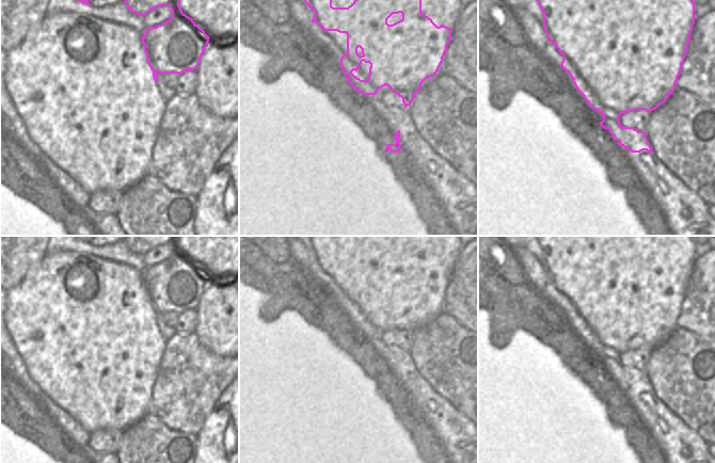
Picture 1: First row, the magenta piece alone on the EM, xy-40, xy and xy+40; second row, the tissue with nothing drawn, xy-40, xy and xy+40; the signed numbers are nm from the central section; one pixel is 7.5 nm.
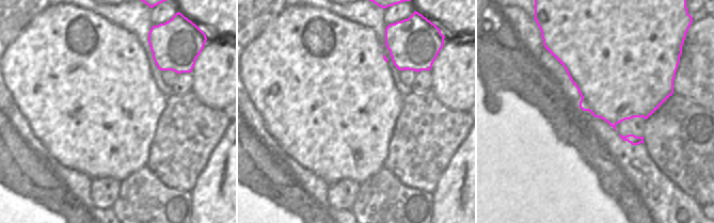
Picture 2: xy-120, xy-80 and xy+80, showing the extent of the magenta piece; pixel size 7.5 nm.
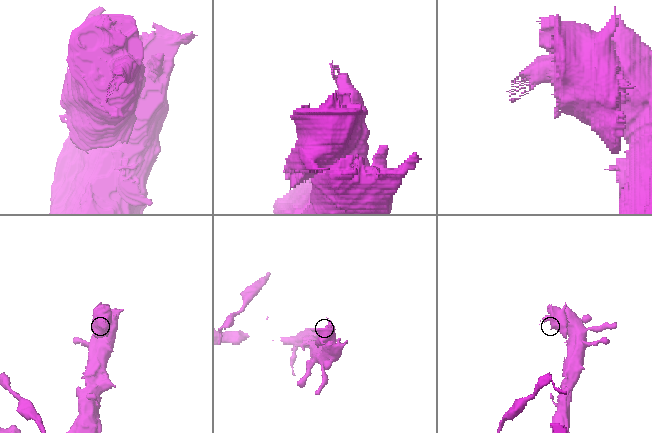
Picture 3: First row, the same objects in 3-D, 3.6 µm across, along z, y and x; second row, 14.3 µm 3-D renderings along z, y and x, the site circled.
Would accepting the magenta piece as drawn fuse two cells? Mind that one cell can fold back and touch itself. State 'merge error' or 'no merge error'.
merge error

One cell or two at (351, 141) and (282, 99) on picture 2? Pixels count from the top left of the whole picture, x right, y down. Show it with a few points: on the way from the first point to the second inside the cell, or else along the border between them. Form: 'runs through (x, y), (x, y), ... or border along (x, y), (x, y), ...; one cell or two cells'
runs through (334, 124), (321, 111), (312, 111), (299, 99); one cell

